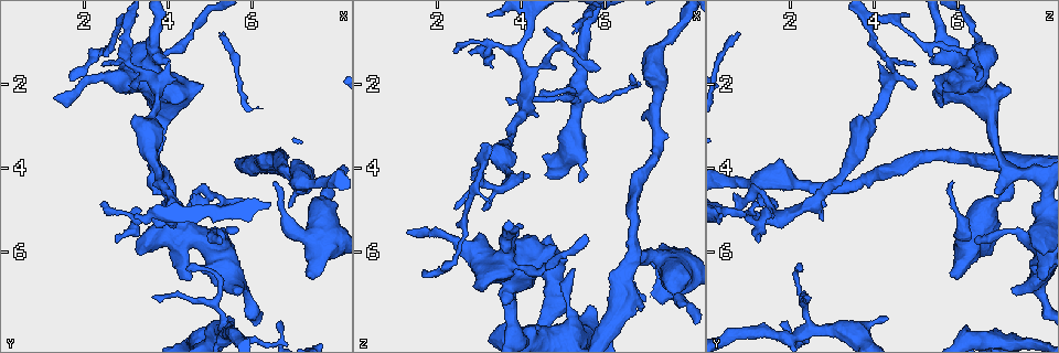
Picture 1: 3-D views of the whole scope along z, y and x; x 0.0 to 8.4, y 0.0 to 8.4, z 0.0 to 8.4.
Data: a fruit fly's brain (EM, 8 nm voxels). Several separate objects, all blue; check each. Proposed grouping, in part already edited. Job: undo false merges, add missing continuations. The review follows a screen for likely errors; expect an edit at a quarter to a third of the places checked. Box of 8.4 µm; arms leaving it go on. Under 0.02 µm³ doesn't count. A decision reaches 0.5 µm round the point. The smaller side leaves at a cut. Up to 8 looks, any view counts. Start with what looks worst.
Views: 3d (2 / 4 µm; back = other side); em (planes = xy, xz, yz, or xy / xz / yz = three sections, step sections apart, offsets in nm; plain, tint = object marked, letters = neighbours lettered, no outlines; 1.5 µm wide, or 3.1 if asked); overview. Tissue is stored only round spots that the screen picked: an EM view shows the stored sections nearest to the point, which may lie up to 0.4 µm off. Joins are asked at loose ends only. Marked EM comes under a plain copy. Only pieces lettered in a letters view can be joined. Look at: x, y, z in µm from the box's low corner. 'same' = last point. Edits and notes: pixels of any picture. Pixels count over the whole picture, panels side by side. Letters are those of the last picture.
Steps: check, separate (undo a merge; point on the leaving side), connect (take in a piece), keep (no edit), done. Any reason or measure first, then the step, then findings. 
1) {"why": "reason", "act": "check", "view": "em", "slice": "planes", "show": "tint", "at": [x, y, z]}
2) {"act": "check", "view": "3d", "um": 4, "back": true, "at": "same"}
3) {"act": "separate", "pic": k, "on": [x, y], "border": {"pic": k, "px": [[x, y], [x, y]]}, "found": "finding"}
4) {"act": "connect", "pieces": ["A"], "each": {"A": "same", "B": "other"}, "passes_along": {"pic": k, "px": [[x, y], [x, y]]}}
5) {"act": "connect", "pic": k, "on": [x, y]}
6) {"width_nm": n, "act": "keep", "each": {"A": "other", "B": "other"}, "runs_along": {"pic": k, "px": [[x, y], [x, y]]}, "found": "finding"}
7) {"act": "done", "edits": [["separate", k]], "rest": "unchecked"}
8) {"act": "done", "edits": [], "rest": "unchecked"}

{"why": "an open end", "act": "check", "view": "em", "slice": "planes", "show": "letters", "at": [1.75, 1.90, 6.50]}

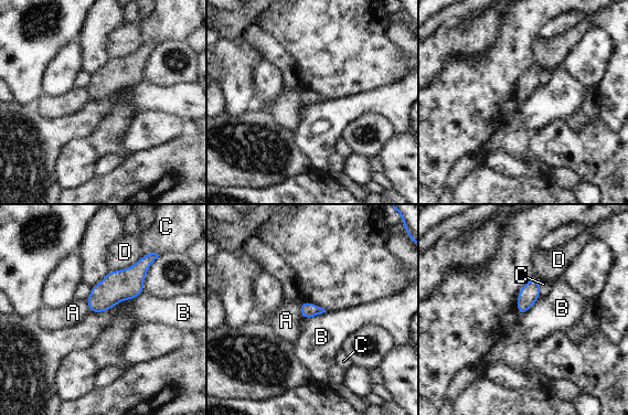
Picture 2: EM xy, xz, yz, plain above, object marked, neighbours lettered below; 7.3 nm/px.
{"act": "keep", "each": {"A": "other", "B": "other", "C": "other", "D": "other"}, "border": {"pic": 2, "px": [[326, 311], [301, 318]]}, "found": "none of them fits"}

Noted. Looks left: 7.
{"act": "check", "view": "em", "slice": "xy", "step": 8, "show": "letters", "at": [3.85, 4.60, 6.95]}

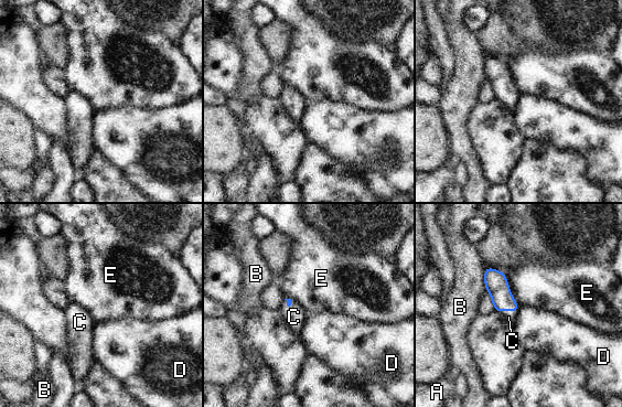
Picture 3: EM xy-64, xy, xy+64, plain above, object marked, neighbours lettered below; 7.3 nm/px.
{"act": "connect", "pieces": ["C"], "each": {"A": "other", "B": "other", "C": "same", "D": "other", "E": "other"}, "passes_along": {"pic": 3, "px": [[495, 281], [507, 309], [508, 317]]}, "found": "it goes on there"}

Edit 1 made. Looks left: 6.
{"why": "see it whole again", "act": "check", "view": "overview"}

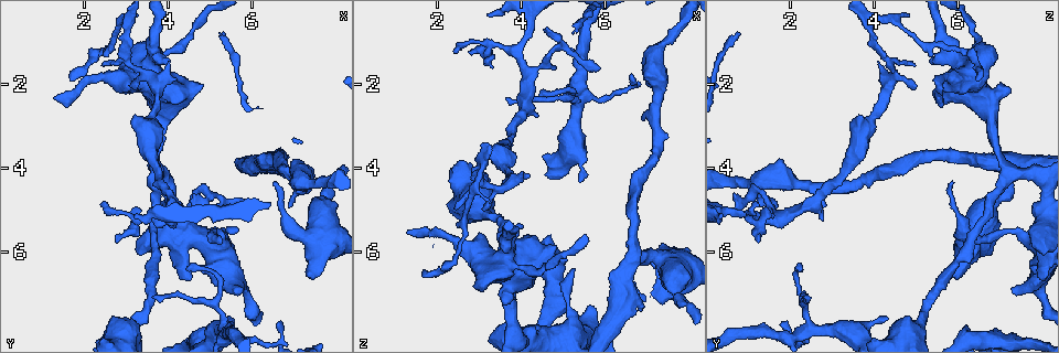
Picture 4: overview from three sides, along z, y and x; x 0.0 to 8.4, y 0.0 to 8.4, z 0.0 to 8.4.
{"why": "free end", "act": "check", "view": "3d", "um": 2, "at": [3.60, 2.10, 7.15]}

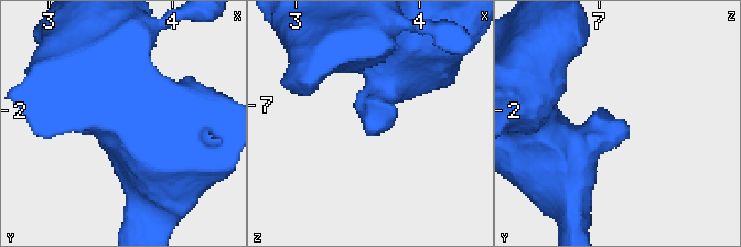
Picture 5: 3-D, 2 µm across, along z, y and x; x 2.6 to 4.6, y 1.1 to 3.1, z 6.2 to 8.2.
{"act": "check", "view": "em", "slice": "planes", "show": "tint", "at": [3.58, 2.10, 7.16]}

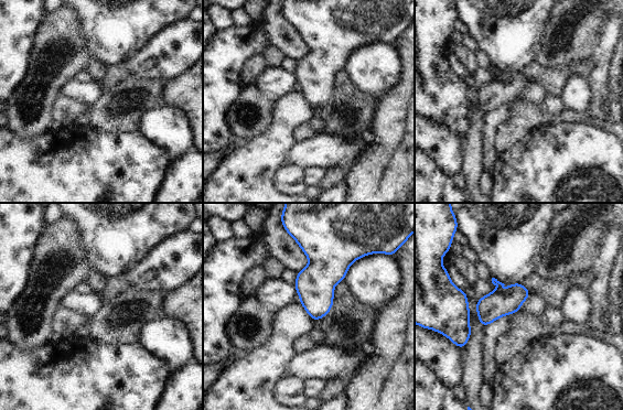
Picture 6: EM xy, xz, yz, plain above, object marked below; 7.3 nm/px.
{"act": "check", "view": "em", "slice": "planes", "show": "letters", "at": "same"}

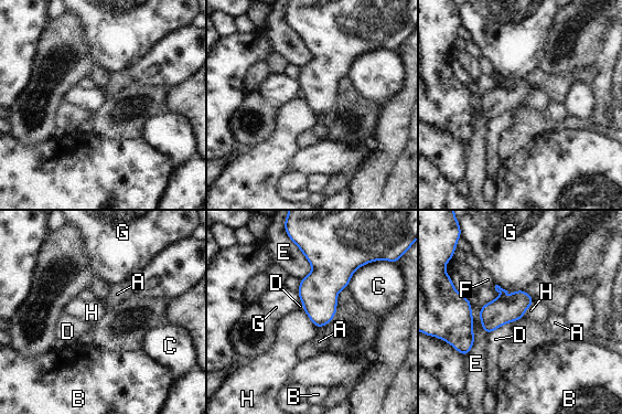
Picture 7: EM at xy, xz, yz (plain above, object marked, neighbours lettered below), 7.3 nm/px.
{"act": "keep", "each": {"A": "other", "B": "other", "C": "other", "D": "other", "E": "other", "F": "other", "G": "other", "H": "other"}, "found": "none of them fits"}

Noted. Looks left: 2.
{"why": "an open end", "act": "check", "view": "3d", "um": 2, "at": [4.00, 1.50, 5.40]}

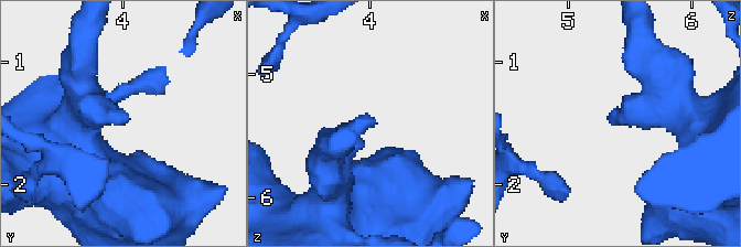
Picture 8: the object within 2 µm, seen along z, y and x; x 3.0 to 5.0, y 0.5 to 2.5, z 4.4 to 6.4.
{"why": "need the tissue", "act": "check", "view": "em", "slice": "planes", "show": "letters", "at": [4.02, 1.46, 5.36]}

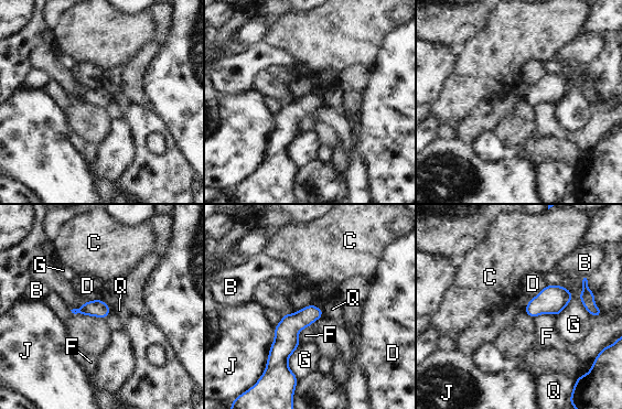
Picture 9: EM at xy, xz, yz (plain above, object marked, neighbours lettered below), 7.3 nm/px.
{"act": "keep", "each": {"B": "other", "C": "other", "D": "other", "F": "other", "G": "other", "J": "other", "Q": "other"}, "border": {"pic": 9, "px": [[321, 309], [324, 314]]}, "found": "none of them fits"}

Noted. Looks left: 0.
{"act": "done", "edits": [["connect", 3]], "rest": "unchecked"}

